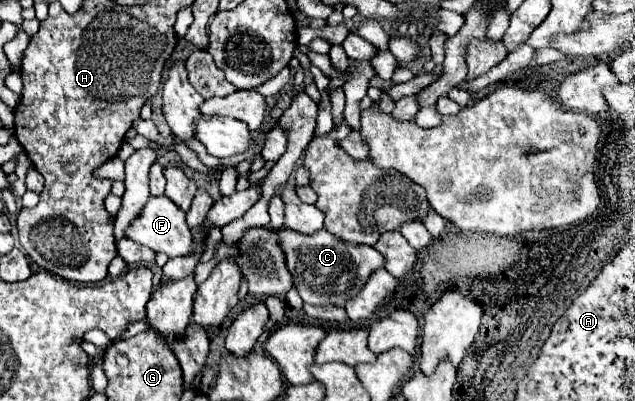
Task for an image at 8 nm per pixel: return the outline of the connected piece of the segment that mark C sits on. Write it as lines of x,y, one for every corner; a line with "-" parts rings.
279,227
273,231
279,239
279,247
283,245
283,255
287,259
287,269
293,275
293,285
297,287
301,299
311,305
343,305
365,285
367,277
385,263
383,255
373,247
343,241
327,229
321,229
315,235
303,235
299,231
291,231
289,227

